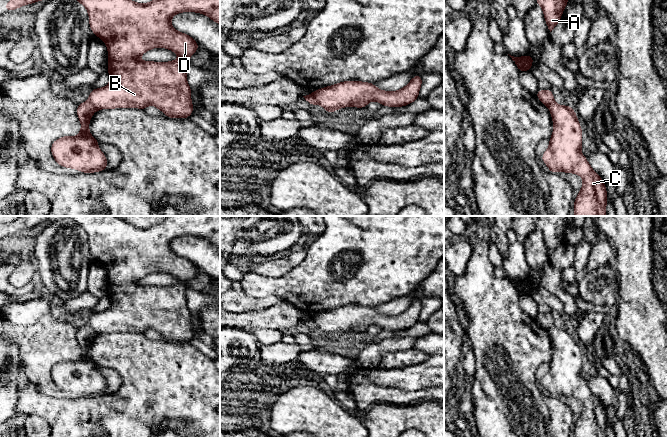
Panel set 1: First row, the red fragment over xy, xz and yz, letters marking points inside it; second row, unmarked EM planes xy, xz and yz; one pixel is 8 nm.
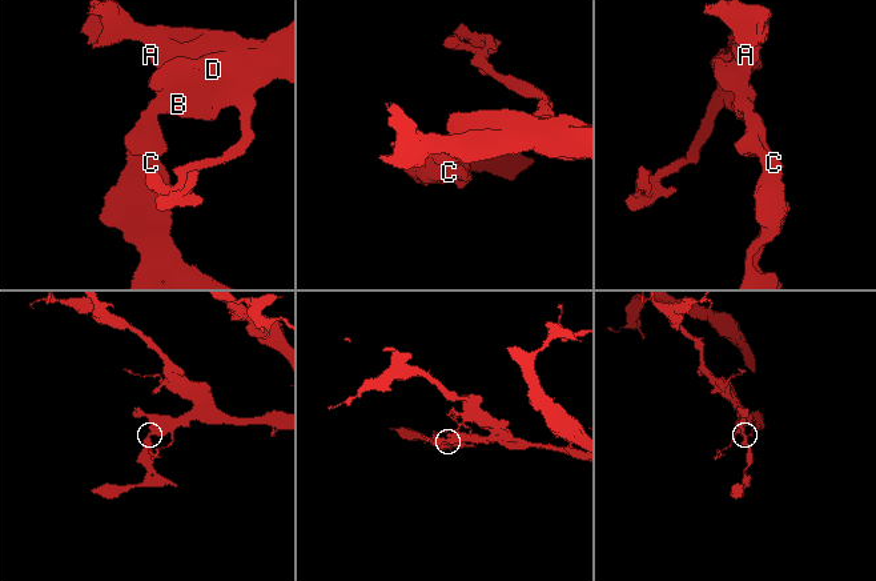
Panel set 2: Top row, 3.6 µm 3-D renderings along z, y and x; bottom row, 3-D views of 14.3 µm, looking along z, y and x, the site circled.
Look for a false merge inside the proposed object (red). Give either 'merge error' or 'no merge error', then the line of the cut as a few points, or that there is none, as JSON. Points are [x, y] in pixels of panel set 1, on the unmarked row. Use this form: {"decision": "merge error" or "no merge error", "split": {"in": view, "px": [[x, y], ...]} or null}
{"decision": "merge error", "split": {"in": "xz", "px": [[311, 317], [318, 327]]}}

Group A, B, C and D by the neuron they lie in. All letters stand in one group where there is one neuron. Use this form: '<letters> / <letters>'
A B D / C

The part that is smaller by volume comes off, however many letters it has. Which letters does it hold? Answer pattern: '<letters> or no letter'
C

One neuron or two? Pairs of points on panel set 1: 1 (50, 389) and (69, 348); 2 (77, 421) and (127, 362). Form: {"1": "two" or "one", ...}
{"1": "one", "2": "one"}

